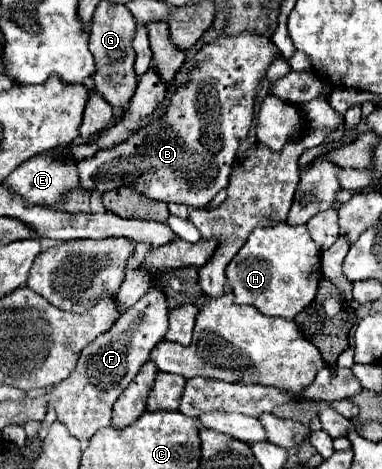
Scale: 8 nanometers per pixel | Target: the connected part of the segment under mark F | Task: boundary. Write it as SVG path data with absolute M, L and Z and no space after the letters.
M152 288L132 308L128 308L128 312L124 312L108 332L100 334L82 350L74 372L48 392L48 406L56 410L58 420L72 432L72 436L78 440L90 440L100 428L110 426L112 404L140 372L142 364L148 362L150 350L166 332L168 306L164 304L164 296Z

